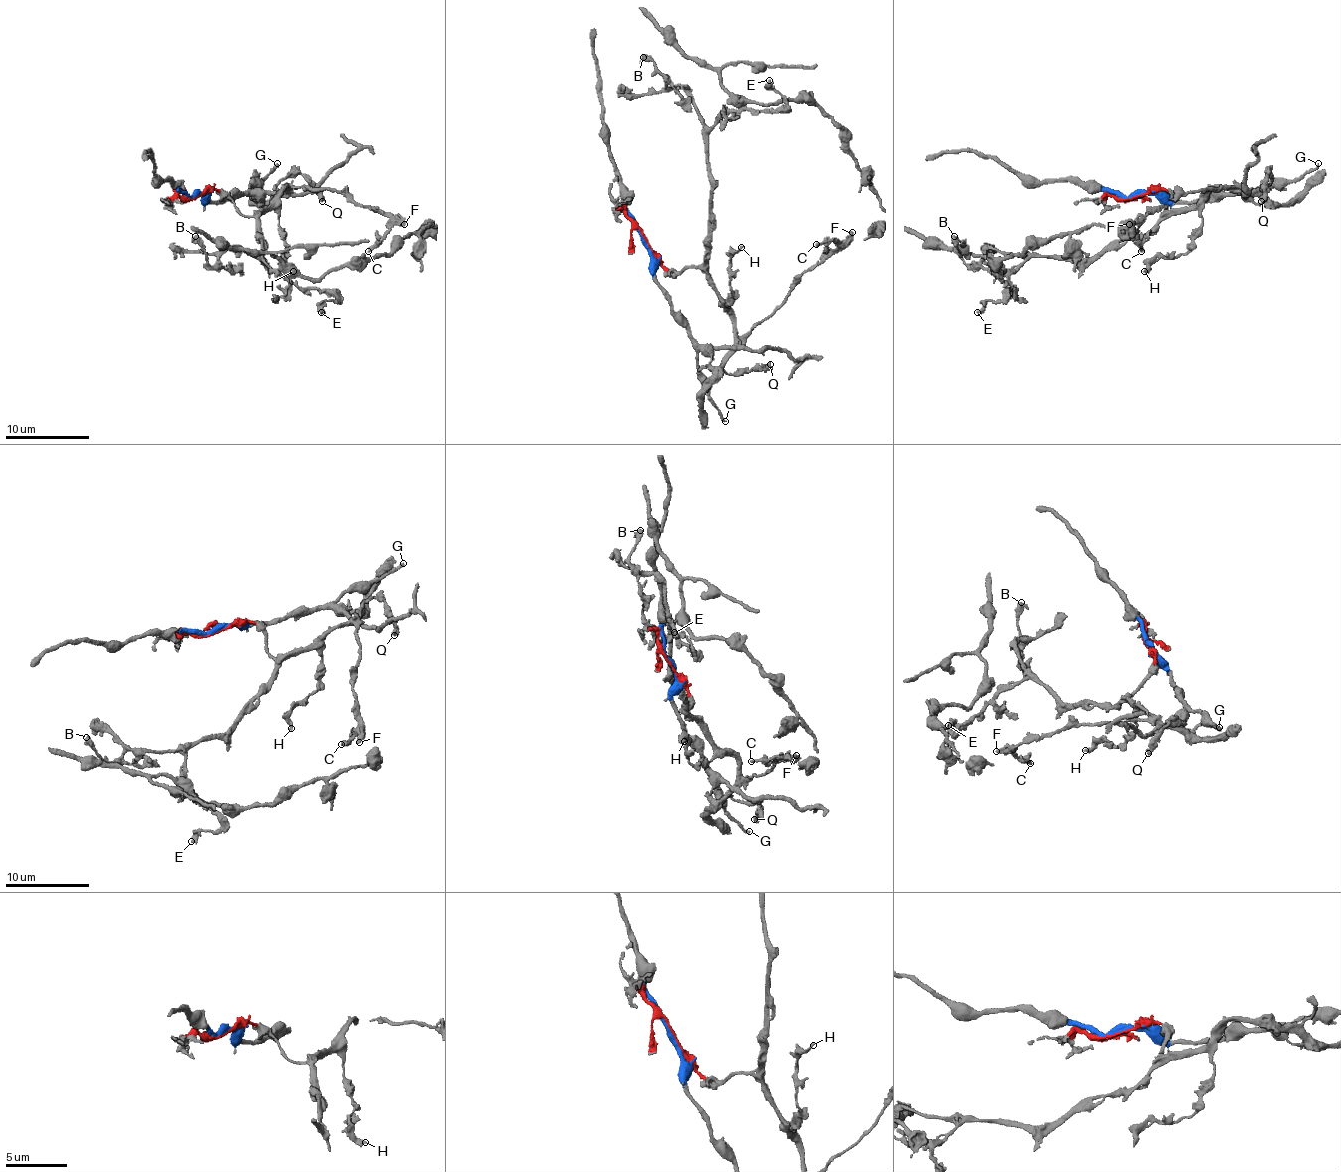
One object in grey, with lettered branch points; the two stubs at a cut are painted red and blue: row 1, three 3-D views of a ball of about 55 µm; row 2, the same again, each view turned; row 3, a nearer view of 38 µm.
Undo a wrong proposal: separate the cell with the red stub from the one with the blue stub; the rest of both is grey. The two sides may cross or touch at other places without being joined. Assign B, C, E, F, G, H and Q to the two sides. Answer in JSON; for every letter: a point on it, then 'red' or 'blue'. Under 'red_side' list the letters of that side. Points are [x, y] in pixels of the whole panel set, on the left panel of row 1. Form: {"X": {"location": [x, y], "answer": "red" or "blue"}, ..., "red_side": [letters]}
{"B": {"location": [195, 236], "answer": "red"}, "C": {"location": [368, 251], "answer": "red"}, "E": {"location": [321, 312], "answer": "red"}, "F": {"location": [404, 224], "answer": "red"}, "G": {"location": [277, 163], "answer": "blue"}, "H": {"location": [293, 271], "answer": "red"}, "Q": {"location": [322, 201], "answer": "red"}, "red_side": ["B", "C", "E", "F", "H", "Q"]}

